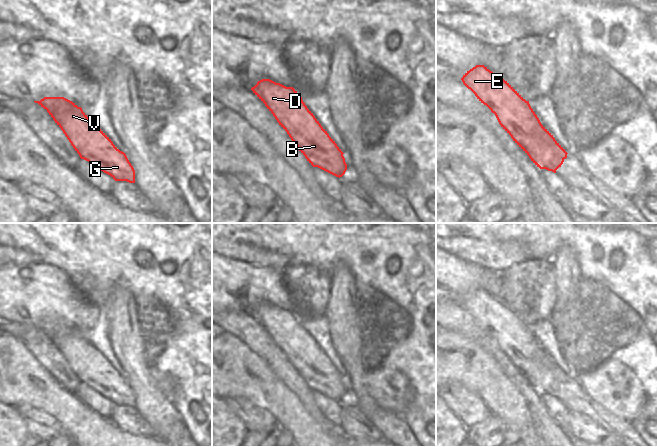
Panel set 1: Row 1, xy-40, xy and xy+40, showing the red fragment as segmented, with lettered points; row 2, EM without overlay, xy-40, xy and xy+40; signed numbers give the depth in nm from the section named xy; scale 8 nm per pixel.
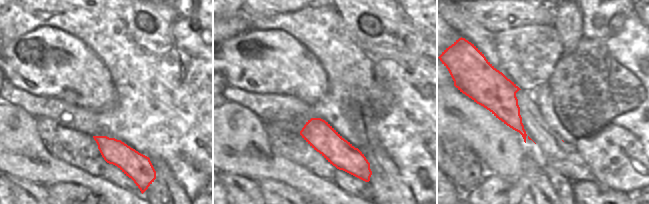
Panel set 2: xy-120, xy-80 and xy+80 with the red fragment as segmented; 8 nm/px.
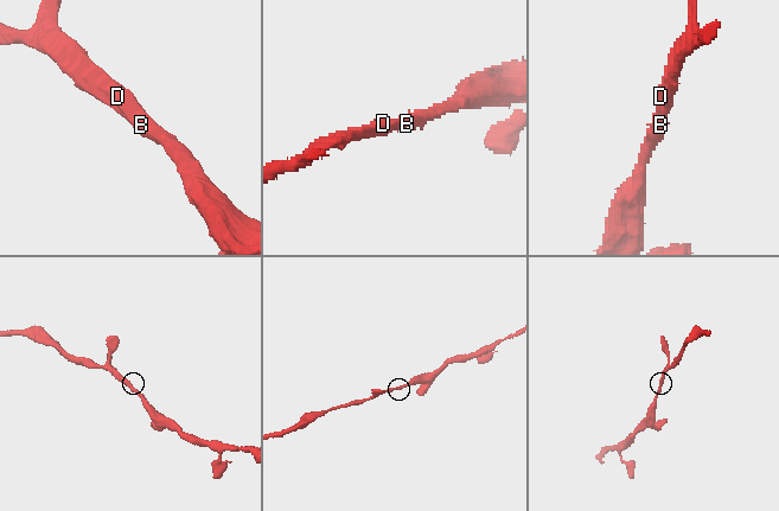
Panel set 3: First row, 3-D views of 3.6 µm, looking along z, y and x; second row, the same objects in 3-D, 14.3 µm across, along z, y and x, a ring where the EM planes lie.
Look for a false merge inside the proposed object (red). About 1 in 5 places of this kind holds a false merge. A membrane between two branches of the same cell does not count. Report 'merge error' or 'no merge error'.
no merge error

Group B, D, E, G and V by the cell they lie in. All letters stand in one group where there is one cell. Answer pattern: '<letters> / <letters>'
B D E G V

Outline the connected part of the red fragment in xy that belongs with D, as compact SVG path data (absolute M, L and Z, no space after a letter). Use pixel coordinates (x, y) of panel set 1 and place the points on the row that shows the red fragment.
M262 79L251 90L265 104L313 167L339 178L345 174L347 164L344 153L293 87Z

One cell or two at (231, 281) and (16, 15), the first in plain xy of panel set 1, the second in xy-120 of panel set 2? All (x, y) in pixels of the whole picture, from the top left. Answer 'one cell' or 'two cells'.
two cells

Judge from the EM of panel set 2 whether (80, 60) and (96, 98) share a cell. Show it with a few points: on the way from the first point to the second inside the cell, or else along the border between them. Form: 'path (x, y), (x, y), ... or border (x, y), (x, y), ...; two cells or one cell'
path (80, 69), (80, 76), (93, 89); one cell

